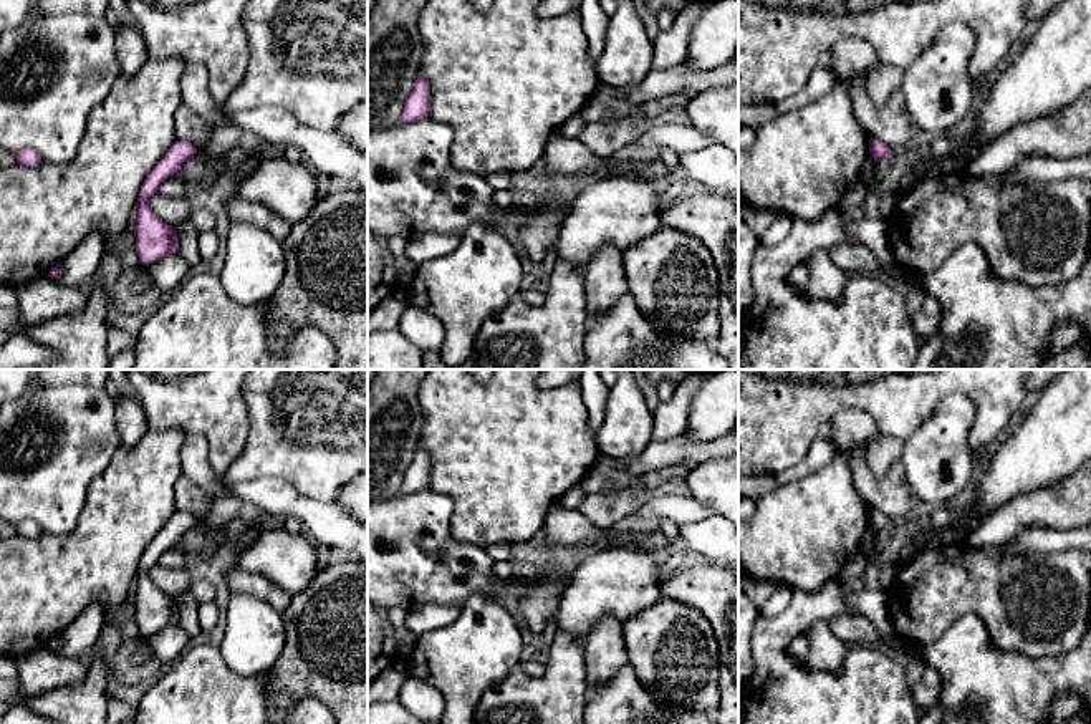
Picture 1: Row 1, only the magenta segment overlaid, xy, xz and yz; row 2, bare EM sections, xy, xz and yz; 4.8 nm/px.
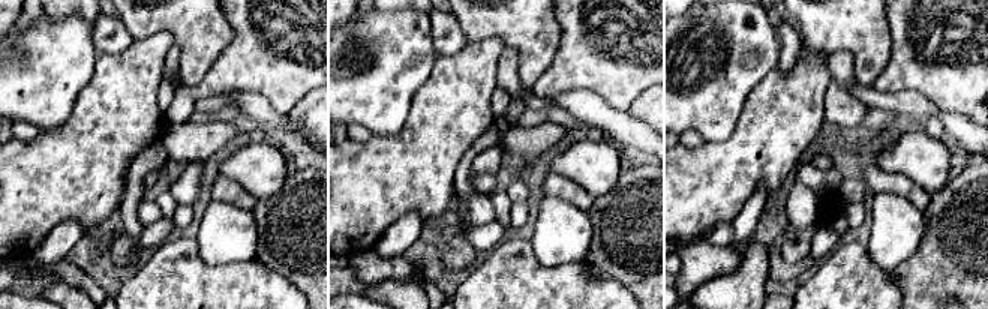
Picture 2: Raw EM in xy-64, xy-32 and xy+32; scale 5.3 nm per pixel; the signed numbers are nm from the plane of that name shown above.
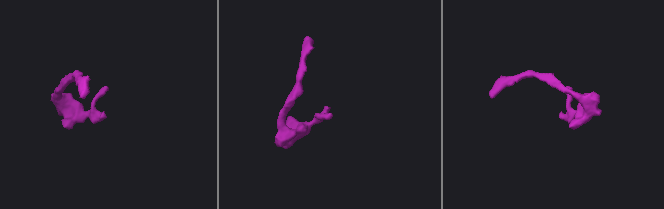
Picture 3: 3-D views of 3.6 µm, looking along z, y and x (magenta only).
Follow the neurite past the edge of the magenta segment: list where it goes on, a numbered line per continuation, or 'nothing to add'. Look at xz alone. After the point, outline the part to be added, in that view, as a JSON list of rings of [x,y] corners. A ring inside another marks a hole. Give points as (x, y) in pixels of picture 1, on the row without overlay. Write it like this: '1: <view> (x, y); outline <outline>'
nothing to add

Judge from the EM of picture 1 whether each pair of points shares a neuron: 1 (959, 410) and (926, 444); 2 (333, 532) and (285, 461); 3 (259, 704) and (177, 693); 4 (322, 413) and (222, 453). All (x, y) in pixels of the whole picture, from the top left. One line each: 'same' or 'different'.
1: same
2: different
3: same
4: different

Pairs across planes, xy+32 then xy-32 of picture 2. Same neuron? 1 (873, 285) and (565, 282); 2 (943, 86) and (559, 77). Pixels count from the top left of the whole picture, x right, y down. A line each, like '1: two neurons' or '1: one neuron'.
1: one neuron
2: one neuron

